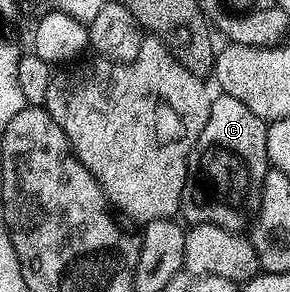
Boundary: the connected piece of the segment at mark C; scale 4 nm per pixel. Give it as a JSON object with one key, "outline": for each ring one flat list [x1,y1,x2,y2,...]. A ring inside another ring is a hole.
{"outline":[[219,92,210,102,208,123,190,153,180,217,190,225,215,225,242,231,253,222,262,198,264,175,272,168,268,159,267,122,252,115,240,99]]}

